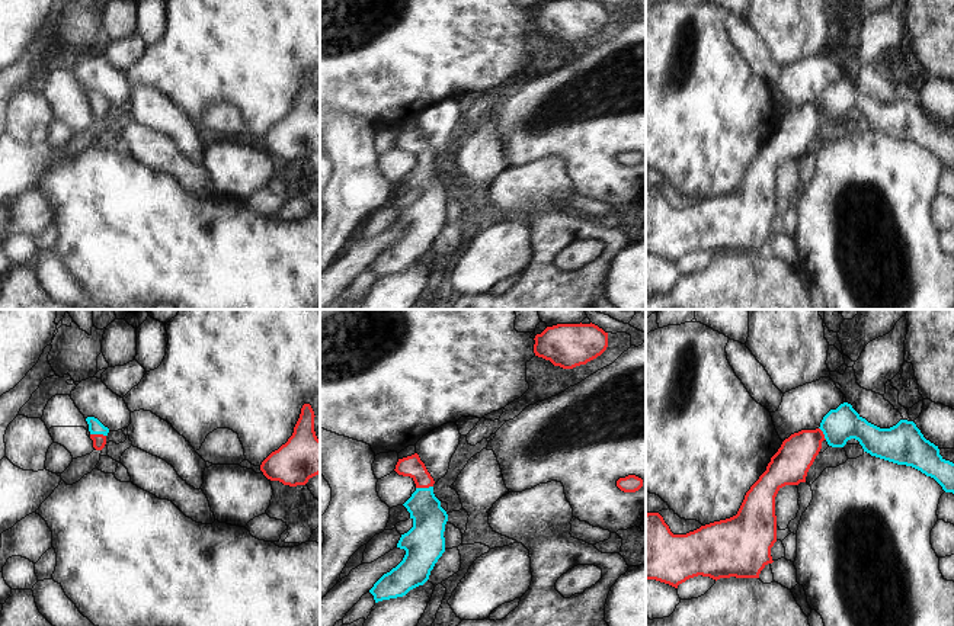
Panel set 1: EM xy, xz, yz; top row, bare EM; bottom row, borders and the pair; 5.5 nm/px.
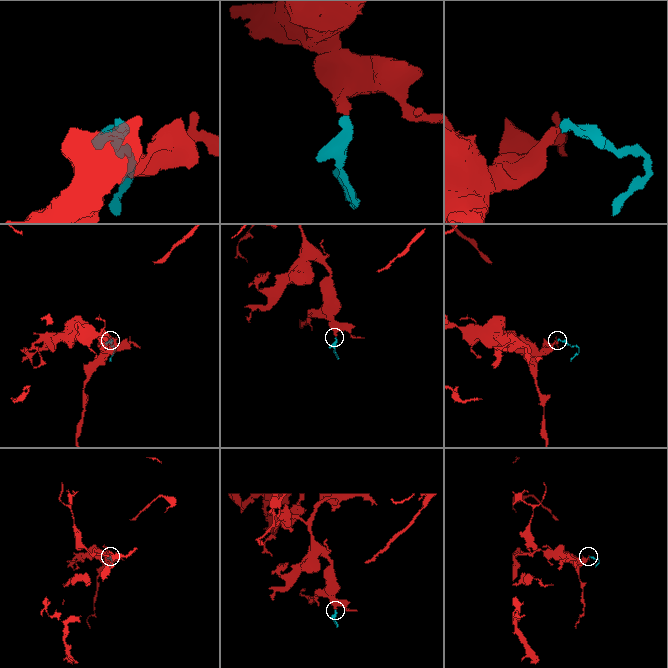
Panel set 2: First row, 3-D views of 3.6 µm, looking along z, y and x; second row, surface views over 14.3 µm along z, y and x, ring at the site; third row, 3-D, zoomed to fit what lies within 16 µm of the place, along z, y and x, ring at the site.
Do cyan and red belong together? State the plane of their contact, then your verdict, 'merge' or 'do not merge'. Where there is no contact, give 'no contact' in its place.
xz | merge

